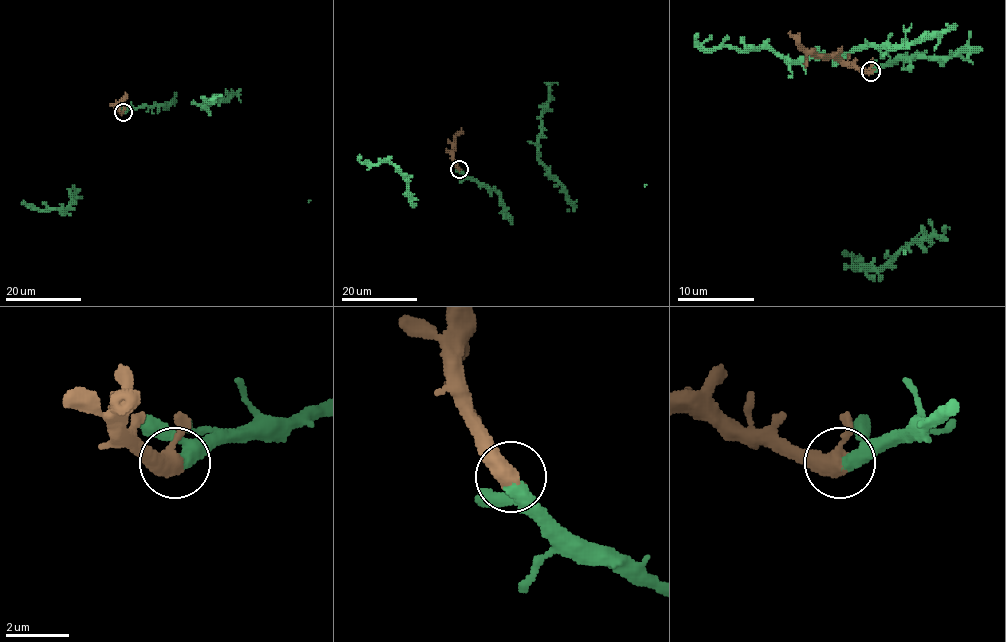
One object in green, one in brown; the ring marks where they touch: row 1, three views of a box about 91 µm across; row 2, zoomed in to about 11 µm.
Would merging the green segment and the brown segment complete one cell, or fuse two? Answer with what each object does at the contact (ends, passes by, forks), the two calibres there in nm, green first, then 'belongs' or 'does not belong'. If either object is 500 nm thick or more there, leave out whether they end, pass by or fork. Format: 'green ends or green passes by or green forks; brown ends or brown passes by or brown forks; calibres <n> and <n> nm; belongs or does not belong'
green ends; brown passes by; calibres 480 and 440 nm; belongs

